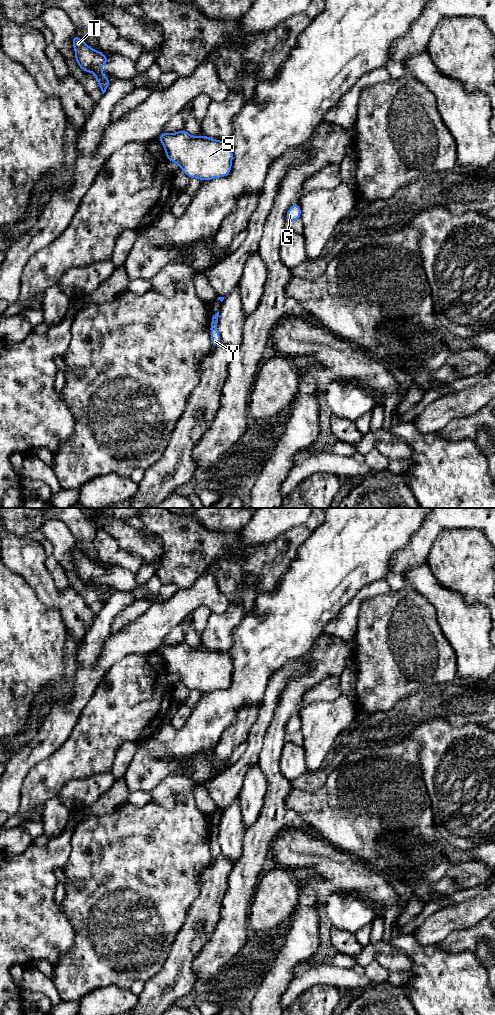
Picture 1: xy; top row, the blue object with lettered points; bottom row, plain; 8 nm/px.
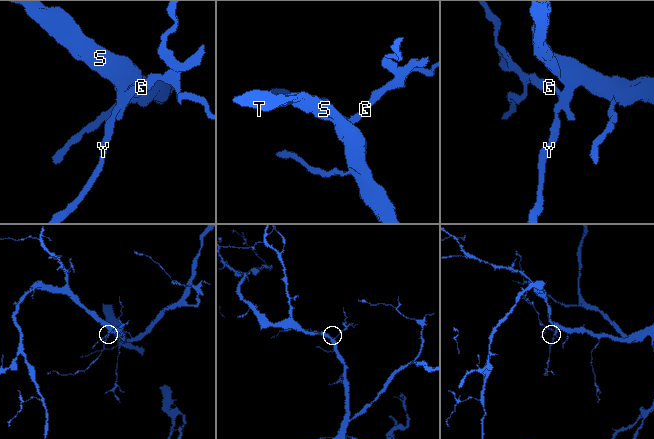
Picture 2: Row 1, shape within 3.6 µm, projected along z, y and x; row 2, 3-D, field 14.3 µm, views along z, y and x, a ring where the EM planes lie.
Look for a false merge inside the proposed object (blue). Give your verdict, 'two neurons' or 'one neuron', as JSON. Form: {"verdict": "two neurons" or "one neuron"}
{"verdict": "one neuron"}

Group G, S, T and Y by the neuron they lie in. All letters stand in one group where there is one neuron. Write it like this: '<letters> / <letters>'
G S T Y

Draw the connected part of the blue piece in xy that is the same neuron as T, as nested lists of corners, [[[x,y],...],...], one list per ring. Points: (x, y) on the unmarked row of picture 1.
[[[77,546],[73,549],[72,556],[78,578],[84,584],[94,586],[102,606],[104,606],[110,596],[110,591],[103,587],[102,578],[108,575],[108,569],[102,564],[89,559]]]

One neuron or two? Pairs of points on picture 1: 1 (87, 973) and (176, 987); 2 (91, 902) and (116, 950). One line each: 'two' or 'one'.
1: two
2: one

